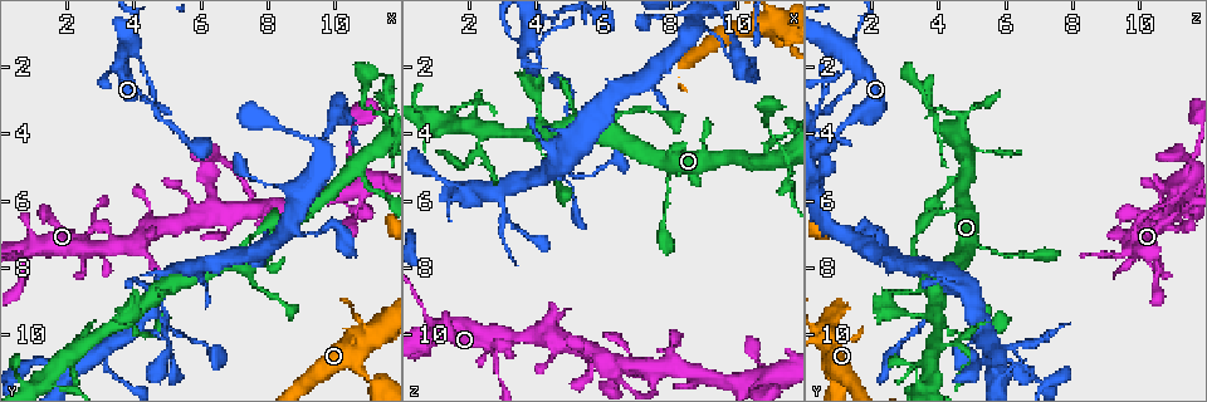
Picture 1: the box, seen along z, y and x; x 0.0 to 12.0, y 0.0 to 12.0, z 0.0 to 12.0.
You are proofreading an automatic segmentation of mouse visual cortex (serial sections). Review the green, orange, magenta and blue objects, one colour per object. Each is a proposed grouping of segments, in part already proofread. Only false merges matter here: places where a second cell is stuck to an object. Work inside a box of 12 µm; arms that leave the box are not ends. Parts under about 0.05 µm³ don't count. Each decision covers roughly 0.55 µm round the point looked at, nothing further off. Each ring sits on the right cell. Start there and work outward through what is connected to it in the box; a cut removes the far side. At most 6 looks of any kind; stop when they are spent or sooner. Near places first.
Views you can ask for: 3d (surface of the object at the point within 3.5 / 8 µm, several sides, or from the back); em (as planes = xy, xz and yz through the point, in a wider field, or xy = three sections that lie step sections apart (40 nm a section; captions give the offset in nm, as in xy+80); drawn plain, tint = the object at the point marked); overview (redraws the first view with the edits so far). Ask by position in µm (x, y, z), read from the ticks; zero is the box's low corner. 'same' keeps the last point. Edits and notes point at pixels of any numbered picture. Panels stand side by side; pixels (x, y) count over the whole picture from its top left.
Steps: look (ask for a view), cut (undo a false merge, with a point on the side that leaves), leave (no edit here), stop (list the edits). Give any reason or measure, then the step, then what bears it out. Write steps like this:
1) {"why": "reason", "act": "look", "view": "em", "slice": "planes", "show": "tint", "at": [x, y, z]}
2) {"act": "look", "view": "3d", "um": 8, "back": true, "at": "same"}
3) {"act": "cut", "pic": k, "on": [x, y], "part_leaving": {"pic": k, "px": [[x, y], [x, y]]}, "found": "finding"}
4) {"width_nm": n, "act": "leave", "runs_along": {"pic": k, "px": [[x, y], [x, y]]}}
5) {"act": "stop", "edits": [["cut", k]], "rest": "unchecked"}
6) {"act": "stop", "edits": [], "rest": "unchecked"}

{"why": "three arms meet", "act": "look", "view": "3d", "um": 3.5, "at": [10.4, 5.1, 4.8]}

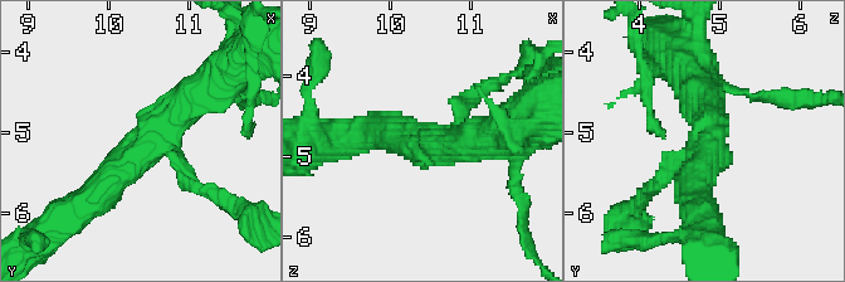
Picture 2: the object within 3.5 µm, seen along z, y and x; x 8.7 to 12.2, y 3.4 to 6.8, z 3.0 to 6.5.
{"why": "now the EM", "act": "look", "view": "em", "slice": "xy", "step": 3, "show": "tint", "at": [10.50, 5.05, 4.85]}

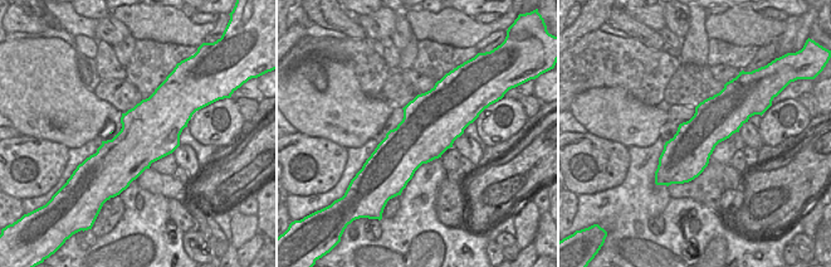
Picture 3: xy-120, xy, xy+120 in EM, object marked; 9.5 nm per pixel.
{"why": "cut it another way", "act": "look", "view": "em", "slice": "xy", "step": 2, "show": "tint", "at": "same"}

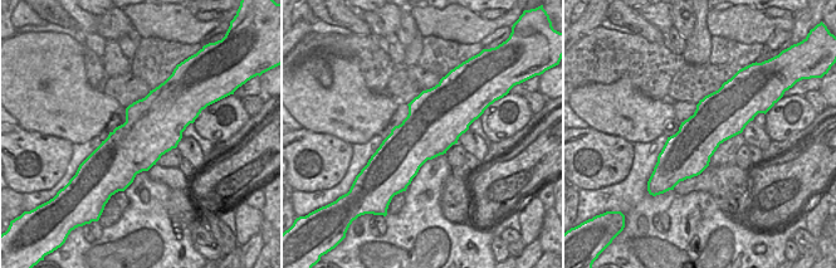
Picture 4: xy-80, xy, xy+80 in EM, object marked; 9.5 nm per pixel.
{"arms": 3, "arm_widths_nm": [150, 450, 500], "act": "leave", "runs_along": {"pic": 2, "px": [[89, 199], [159, 126], [213, 83]]}, "found": "continuous, no second cell"}

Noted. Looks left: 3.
{"why": "a narrow waist", "act": "look", "view": "3d", "um": 3.5, "at": [4.1, 0.9, 1.6]}

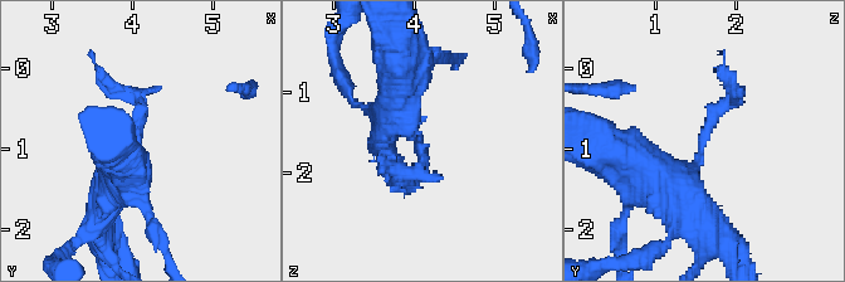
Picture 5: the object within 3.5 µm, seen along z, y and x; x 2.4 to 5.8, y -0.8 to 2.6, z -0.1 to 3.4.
{"act": "leave", "runs_along": {"pic": 5, "px": [[693, 198], [673, 183], [699, 159], [731, 86]]}, "found": "one cell here"}

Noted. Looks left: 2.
{"why": "narrows sharply", "act": "look", "view": "3d", "um": 3.5, "back": true, "at": [2.9, 6.3, 11.2]}

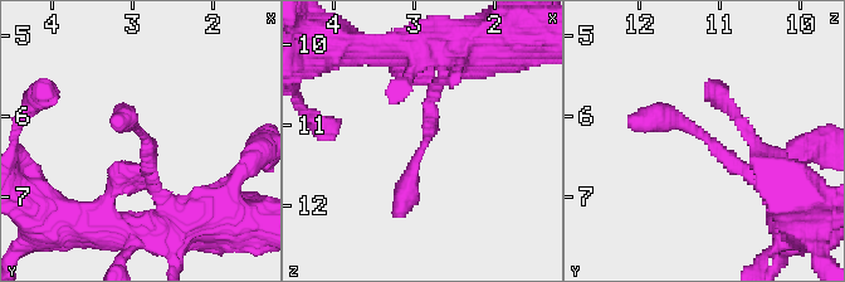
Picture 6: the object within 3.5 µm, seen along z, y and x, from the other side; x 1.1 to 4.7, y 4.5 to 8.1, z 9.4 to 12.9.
{"arm_widths_nm": [200, 300], "act": "look", "view": "em", "slice": "xy", "step": 2, "show": "tint", "at": [2.85, 6.25, 11.25]}

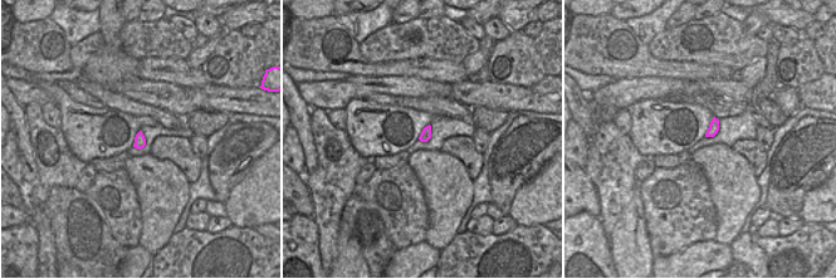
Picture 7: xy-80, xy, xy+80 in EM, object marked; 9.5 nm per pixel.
{"act": "leave", "runs_along": {"pic": 6, "px": [[760, 188], [673, 118], [641, 122]]}, "found": "continuous, no second cell"}

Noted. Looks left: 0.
{"act": "stop", "edits": [], "rest": "unchecked"}

